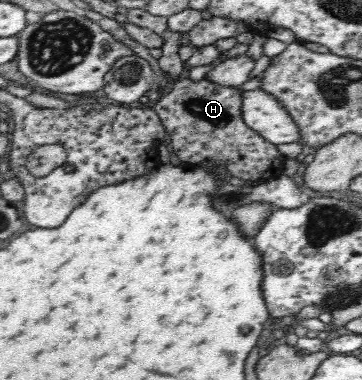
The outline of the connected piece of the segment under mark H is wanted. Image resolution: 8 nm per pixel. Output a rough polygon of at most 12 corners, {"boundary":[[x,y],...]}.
{"boundary":[[168,84],[153,109],[182,163],[257,186],[287,159],[244,124],[241,86]]}

